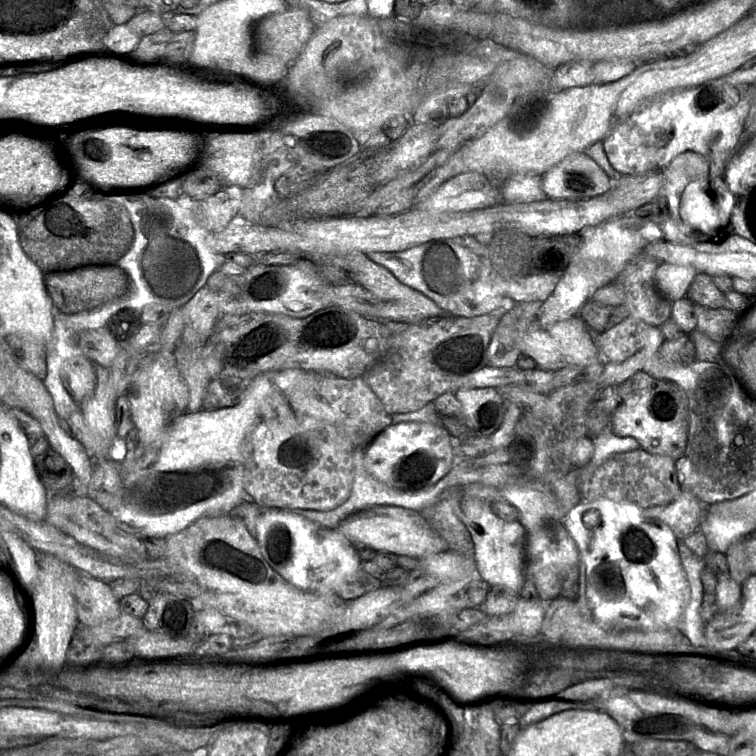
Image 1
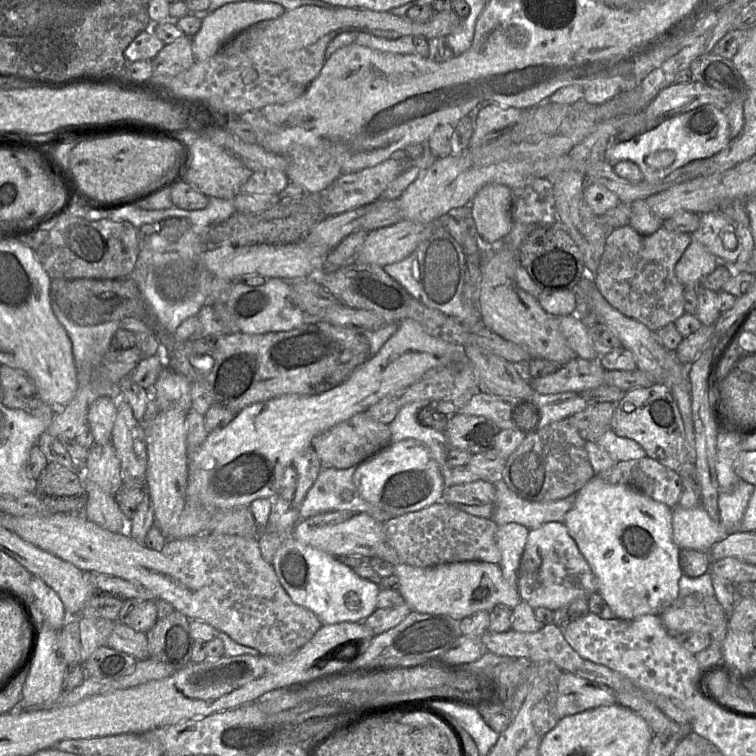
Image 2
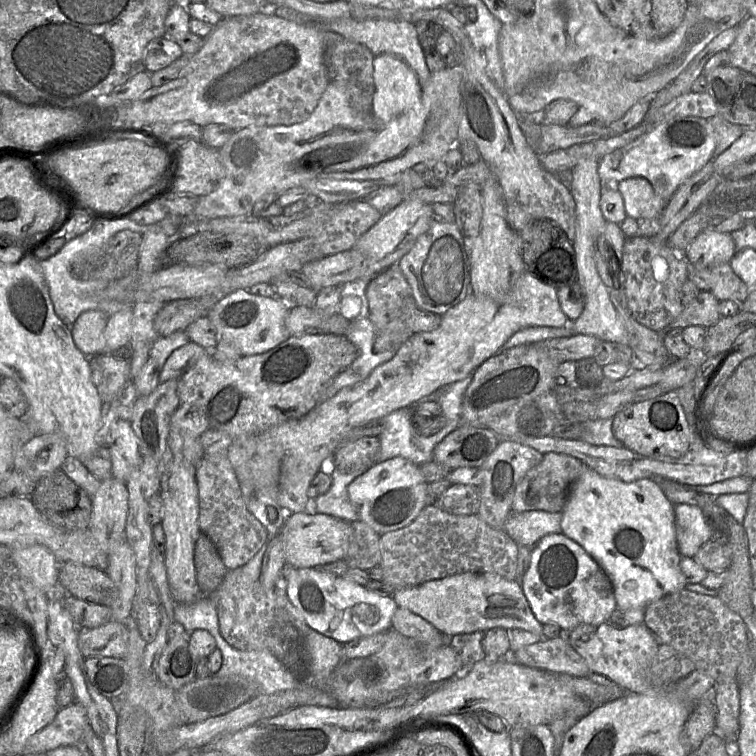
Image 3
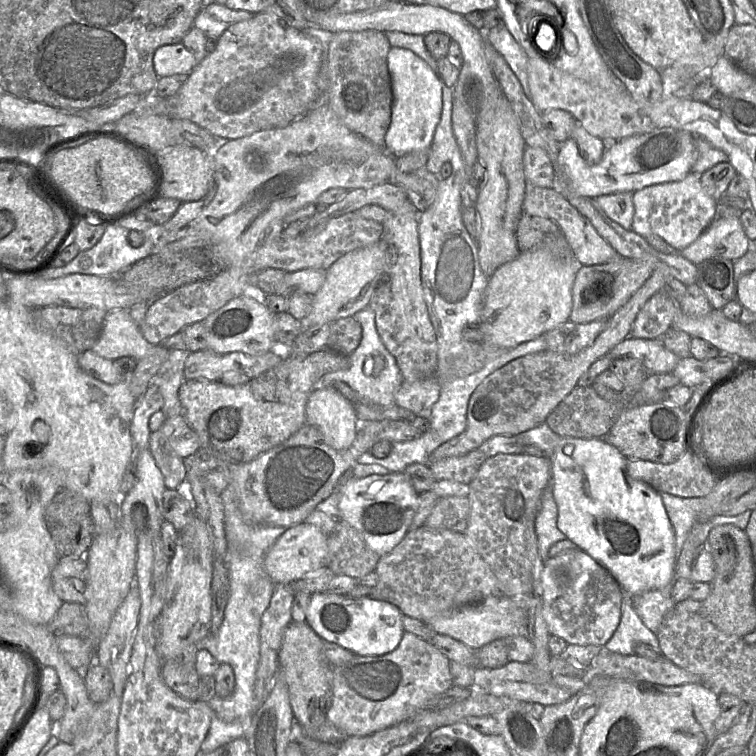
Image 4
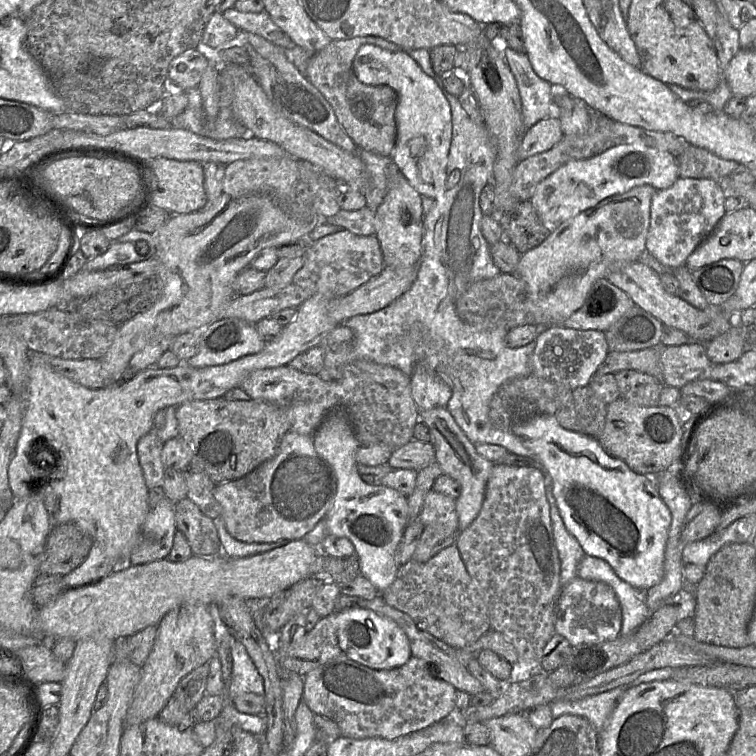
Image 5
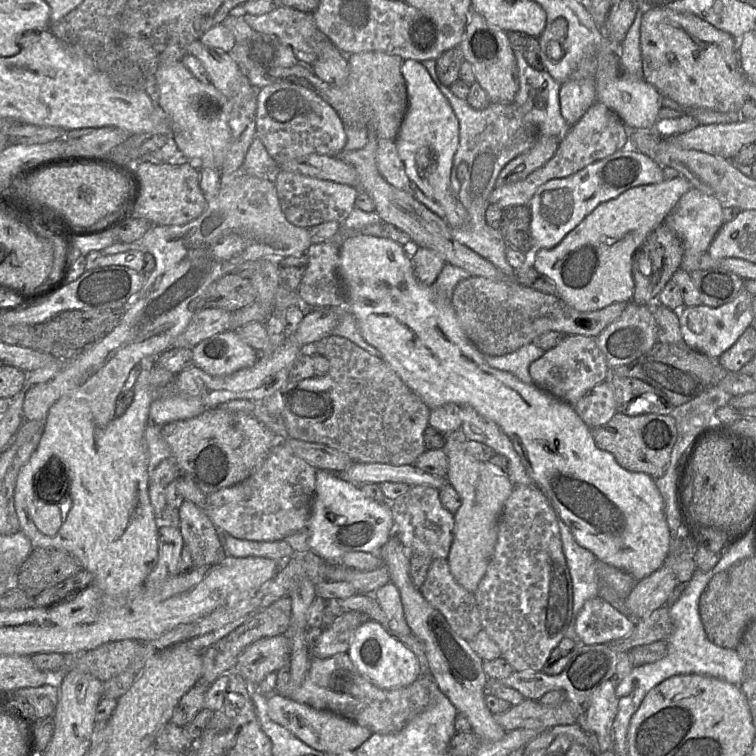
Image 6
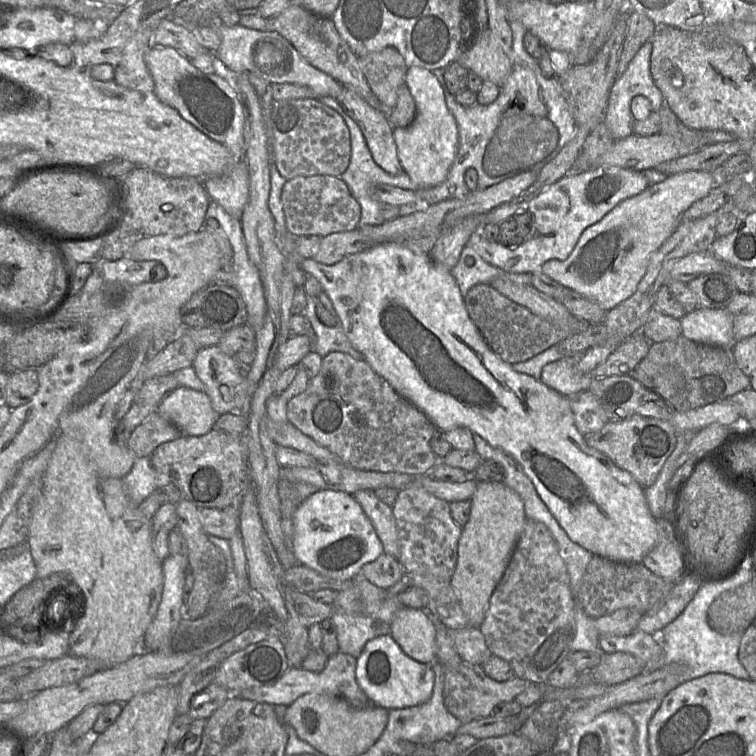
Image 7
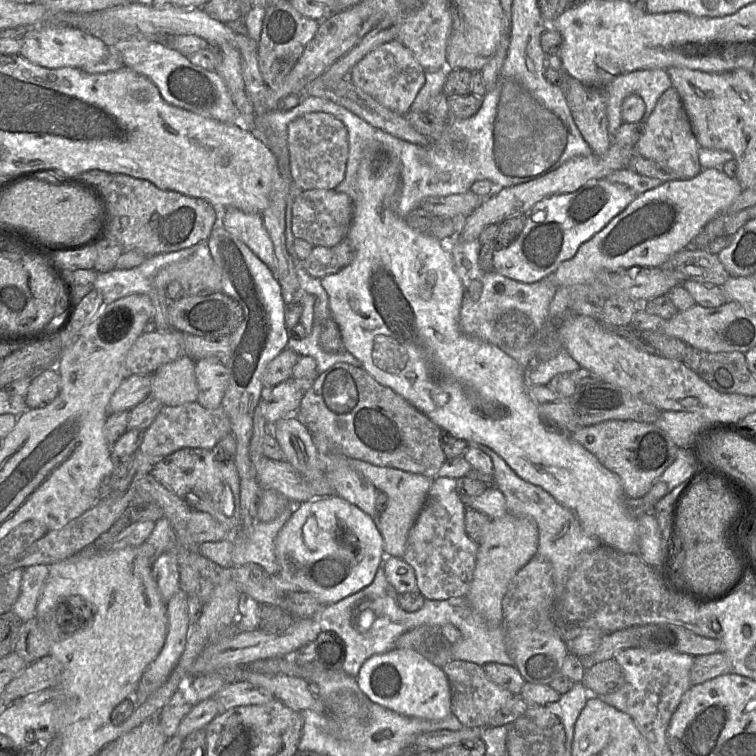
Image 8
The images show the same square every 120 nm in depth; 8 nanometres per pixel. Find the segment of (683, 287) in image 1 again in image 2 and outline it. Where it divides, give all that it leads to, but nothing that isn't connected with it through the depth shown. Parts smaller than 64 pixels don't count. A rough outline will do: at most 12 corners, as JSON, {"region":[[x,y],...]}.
{"region":[[692,241],[675,266],[686,287],[699,285],[720,260]]}

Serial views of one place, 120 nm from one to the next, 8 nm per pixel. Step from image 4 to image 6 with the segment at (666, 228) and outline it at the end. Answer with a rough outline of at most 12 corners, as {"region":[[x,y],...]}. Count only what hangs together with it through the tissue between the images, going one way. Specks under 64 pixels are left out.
{"region":[[691,187],[664,223],[684,256],[707,251],[723,205]]}

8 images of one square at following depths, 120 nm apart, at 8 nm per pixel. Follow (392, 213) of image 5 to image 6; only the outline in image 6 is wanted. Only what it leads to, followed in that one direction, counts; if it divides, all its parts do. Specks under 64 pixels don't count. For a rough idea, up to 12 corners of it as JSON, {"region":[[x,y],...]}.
{"region":[[378,139],[376,162],[392,187],[411,193],[395,141]]}

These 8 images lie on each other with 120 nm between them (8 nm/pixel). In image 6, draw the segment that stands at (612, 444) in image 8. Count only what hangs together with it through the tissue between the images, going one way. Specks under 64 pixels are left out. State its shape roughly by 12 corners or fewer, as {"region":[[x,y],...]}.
{"region":[[620,412],[592,430],[620,466],[653,479],[676,441],[671,414]]}

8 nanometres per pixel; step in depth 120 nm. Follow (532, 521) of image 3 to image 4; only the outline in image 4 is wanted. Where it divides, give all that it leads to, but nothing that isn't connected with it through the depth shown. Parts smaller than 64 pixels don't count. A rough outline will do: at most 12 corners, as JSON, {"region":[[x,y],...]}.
{"region":[[551,478],[535,519],[539,554],[548,558],[555,543],[567,539],[557,526],[558,506]]}

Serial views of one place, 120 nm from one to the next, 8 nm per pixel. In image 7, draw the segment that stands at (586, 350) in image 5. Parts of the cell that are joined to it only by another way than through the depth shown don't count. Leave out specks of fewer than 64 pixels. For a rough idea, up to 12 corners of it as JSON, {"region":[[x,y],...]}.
{"region":[[565,356],[544,366],[540,381],[567,397],[587,390],[591,373]]}

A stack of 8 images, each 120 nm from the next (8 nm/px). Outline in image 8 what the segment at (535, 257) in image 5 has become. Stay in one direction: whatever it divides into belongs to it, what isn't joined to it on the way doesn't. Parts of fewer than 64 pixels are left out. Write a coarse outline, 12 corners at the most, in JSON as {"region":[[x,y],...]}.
{"region":[[719,167],[637,196],[543,280],[660,267],[743,191]]}

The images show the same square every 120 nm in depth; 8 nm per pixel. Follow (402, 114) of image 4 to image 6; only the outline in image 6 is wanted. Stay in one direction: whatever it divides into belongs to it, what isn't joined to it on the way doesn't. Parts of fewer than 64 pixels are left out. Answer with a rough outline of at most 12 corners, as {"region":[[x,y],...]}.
{"region":[[403,60],[408,109],[395,141],[412,184],[466,211],[450,178],[458,119],[421,62]]}

